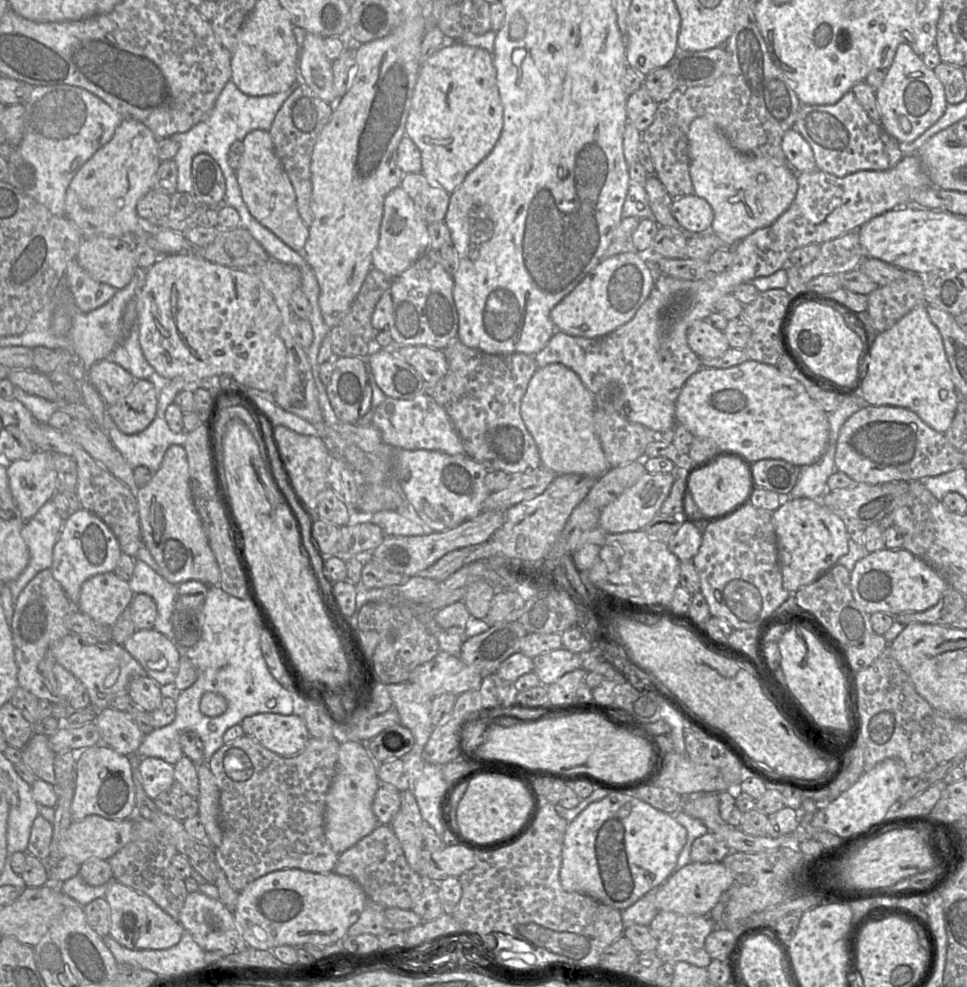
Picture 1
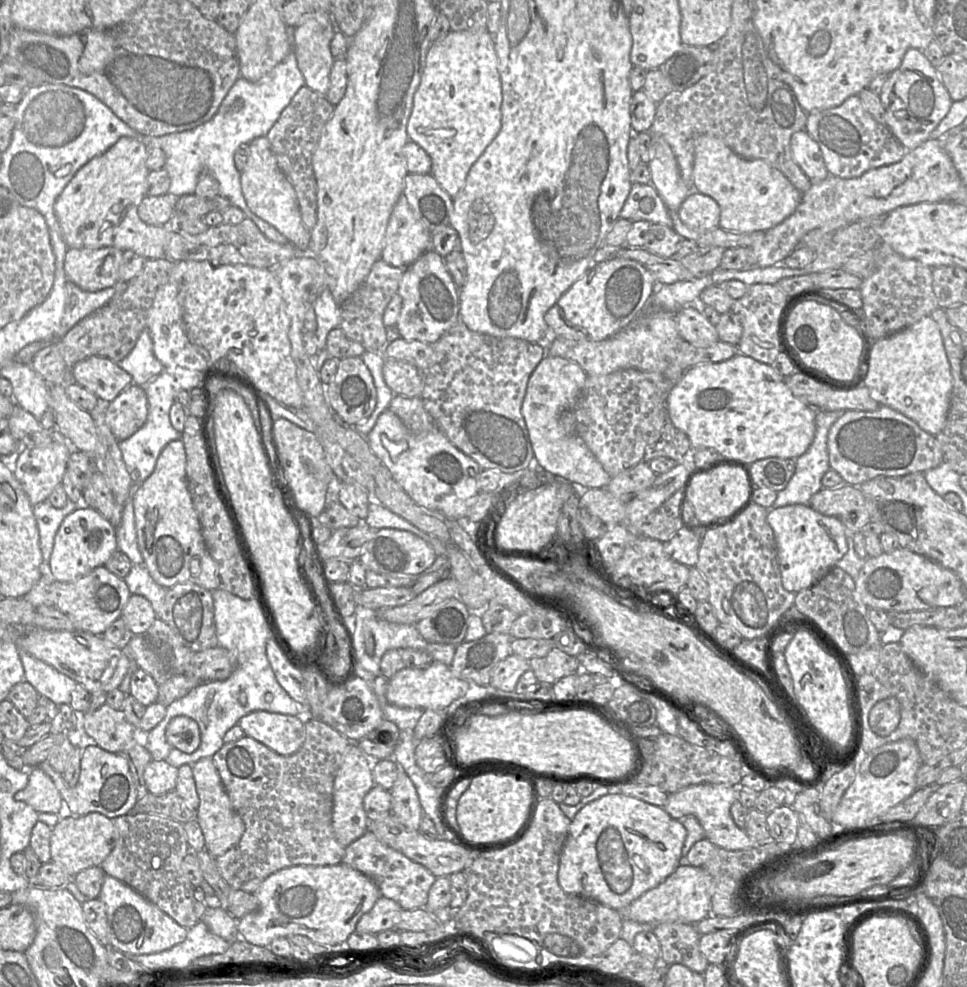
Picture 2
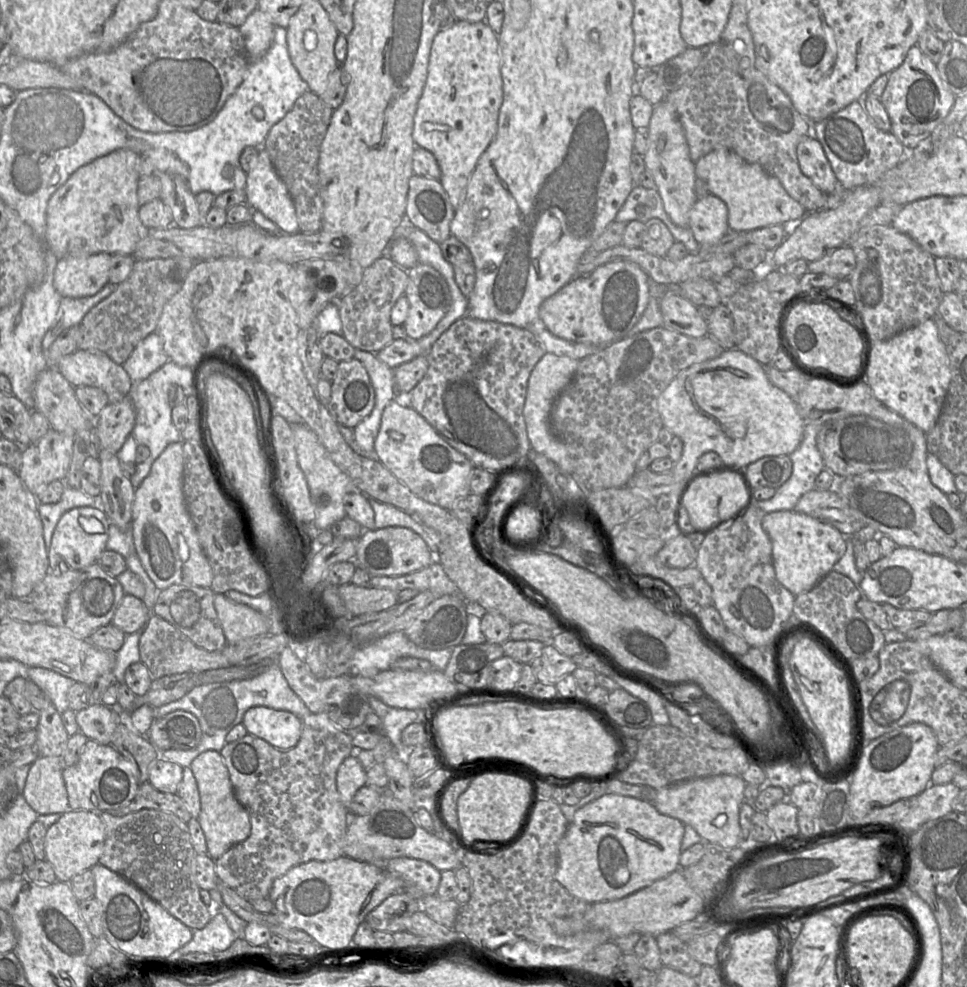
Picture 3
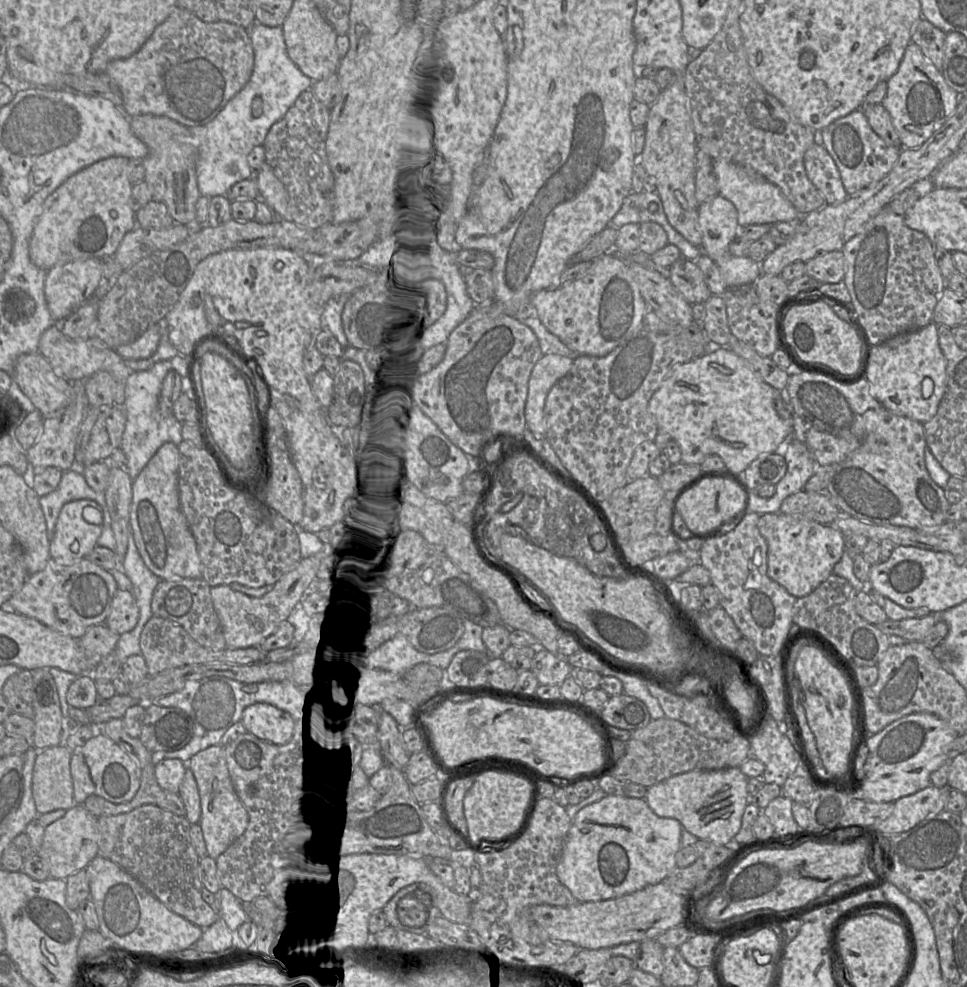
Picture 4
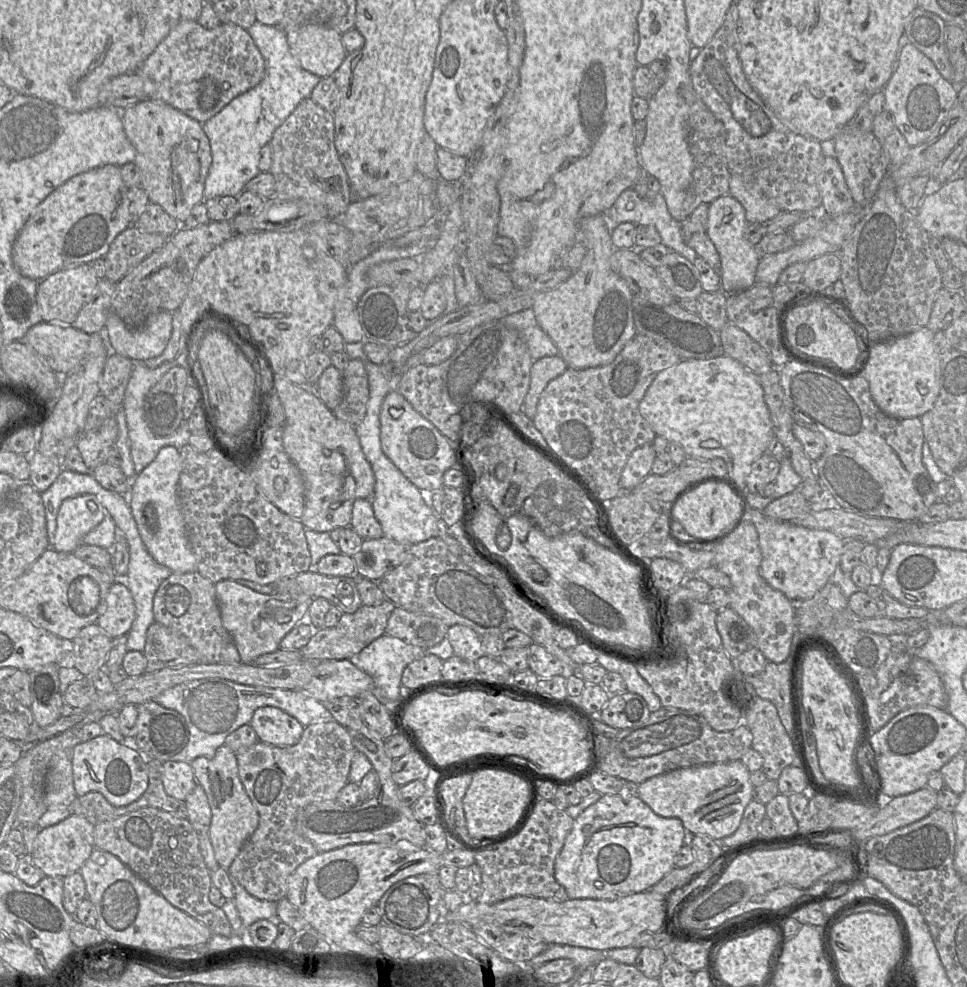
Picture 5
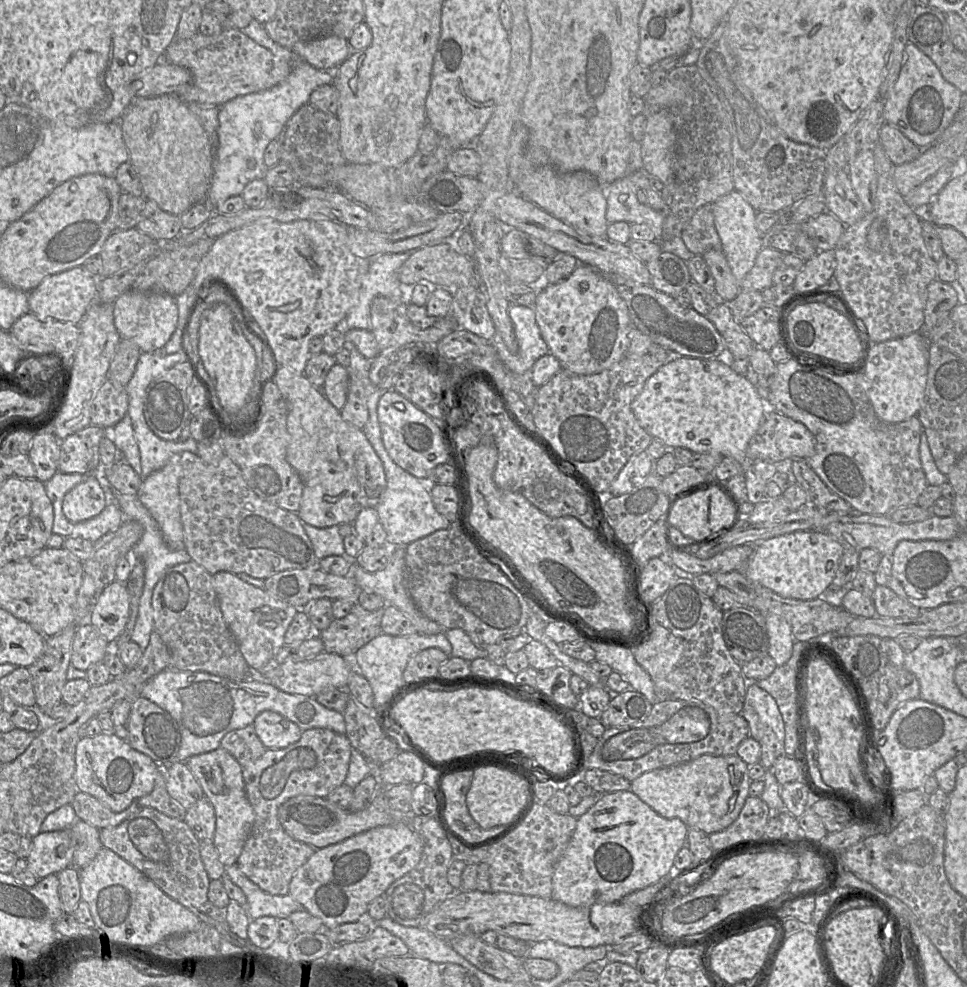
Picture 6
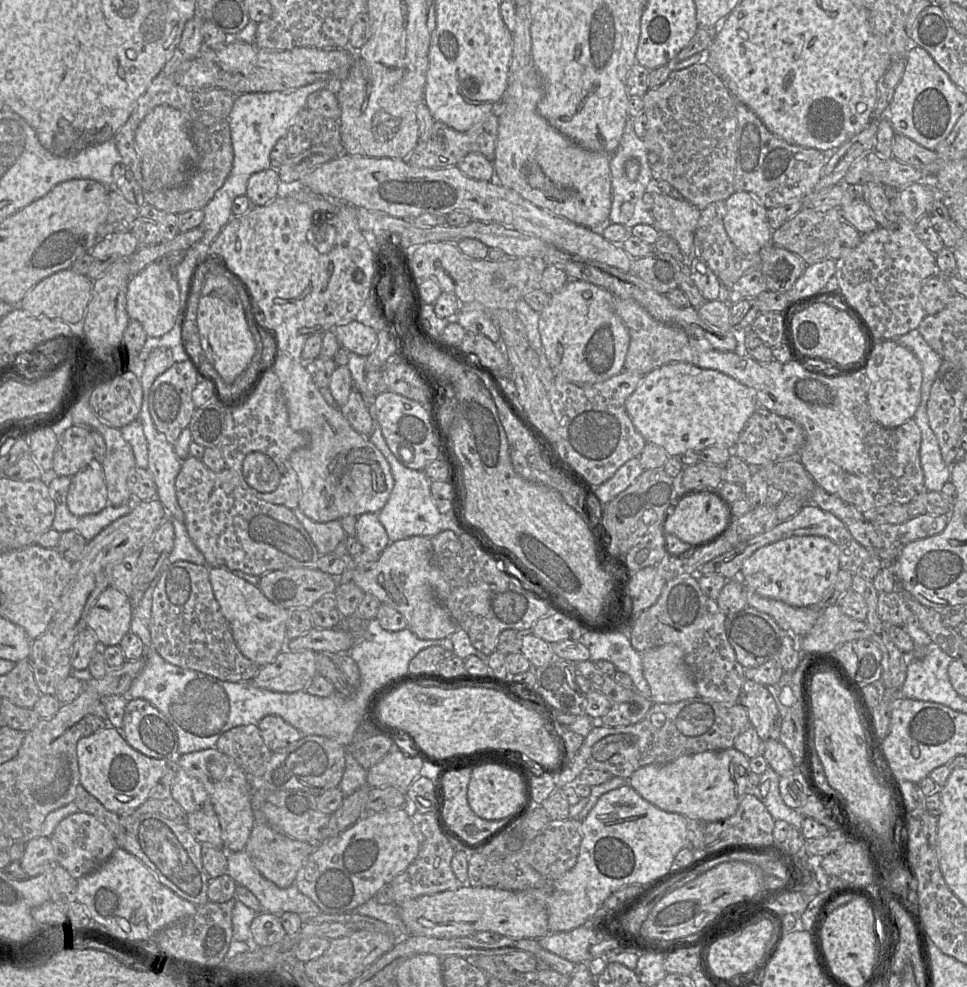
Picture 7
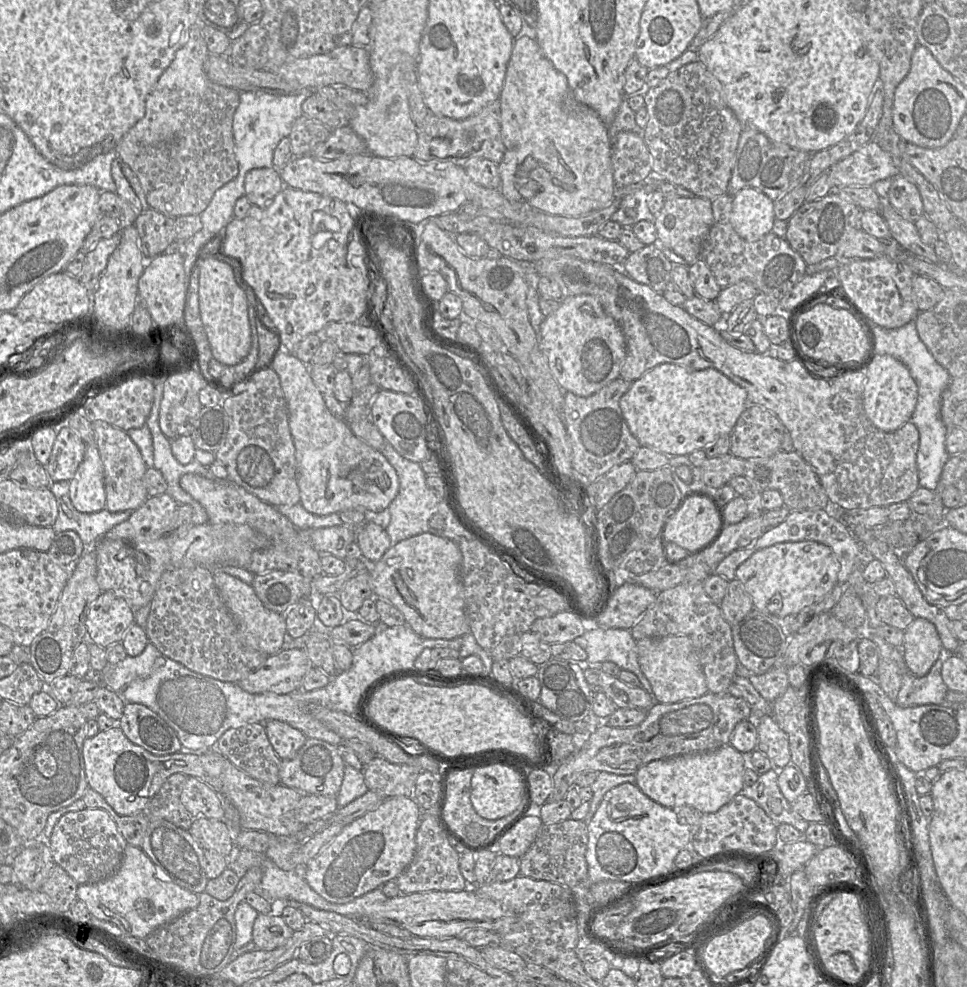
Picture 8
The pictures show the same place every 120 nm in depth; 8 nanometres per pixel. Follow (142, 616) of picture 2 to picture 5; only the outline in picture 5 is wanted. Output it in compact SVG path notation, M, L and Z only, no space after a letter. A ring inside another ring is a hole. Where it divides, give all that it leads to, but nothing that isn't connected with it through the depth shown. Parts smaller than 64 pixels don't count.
M122 579L111 584L106 610L96 624L112 639L127 635L135 620L136 609L131 592Z

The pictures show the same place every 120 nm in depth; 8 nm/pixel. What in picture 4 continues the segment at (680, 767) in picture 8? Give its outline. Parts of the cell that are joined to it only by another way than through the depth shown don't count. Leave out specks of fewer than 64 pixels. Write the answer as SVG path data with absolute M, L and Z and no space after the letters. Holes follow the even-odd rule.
M739 767L692 770L647 788L644 799L656 815L678 820L683 829L698 839L719 845L732 845L733 838L740 830L744 810L750 801L747 780Z

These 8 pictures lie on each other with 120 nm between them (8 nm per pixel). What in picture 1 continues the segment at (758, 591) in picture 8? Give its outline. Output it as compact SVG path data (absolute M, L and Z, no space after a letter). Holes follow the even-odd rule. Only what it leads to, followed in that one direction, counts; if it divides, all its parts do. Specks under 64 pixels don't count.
M784 498L779 508L772 512L772 519L777 538L782 585L790 593L795 593L817 580L836 565L840 557L848 553L848 533L845 522L824 506L820 500Z

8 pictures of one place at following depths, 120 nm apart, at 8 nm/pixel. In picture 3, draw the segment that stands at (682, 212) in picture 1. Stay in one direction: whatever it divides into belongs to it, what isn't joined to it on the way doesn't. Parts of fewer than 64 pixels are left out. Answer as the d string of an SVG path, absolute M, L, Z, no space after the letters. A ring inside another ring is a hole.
M714 196L698 199L689 212L688 228L699 245L714 245L729 231L726 203Z

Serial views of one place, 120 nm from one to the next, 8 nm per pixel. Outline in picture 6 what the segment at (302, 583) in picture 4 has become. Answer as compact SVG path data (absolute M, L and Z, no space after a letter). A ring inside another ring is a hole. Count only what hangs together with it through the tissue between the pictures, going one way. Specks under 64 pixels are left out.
M227 571L214 574L212 584L223 619L251 670L259 671L273 665L276 654L285 645L285 633L299 609Z

